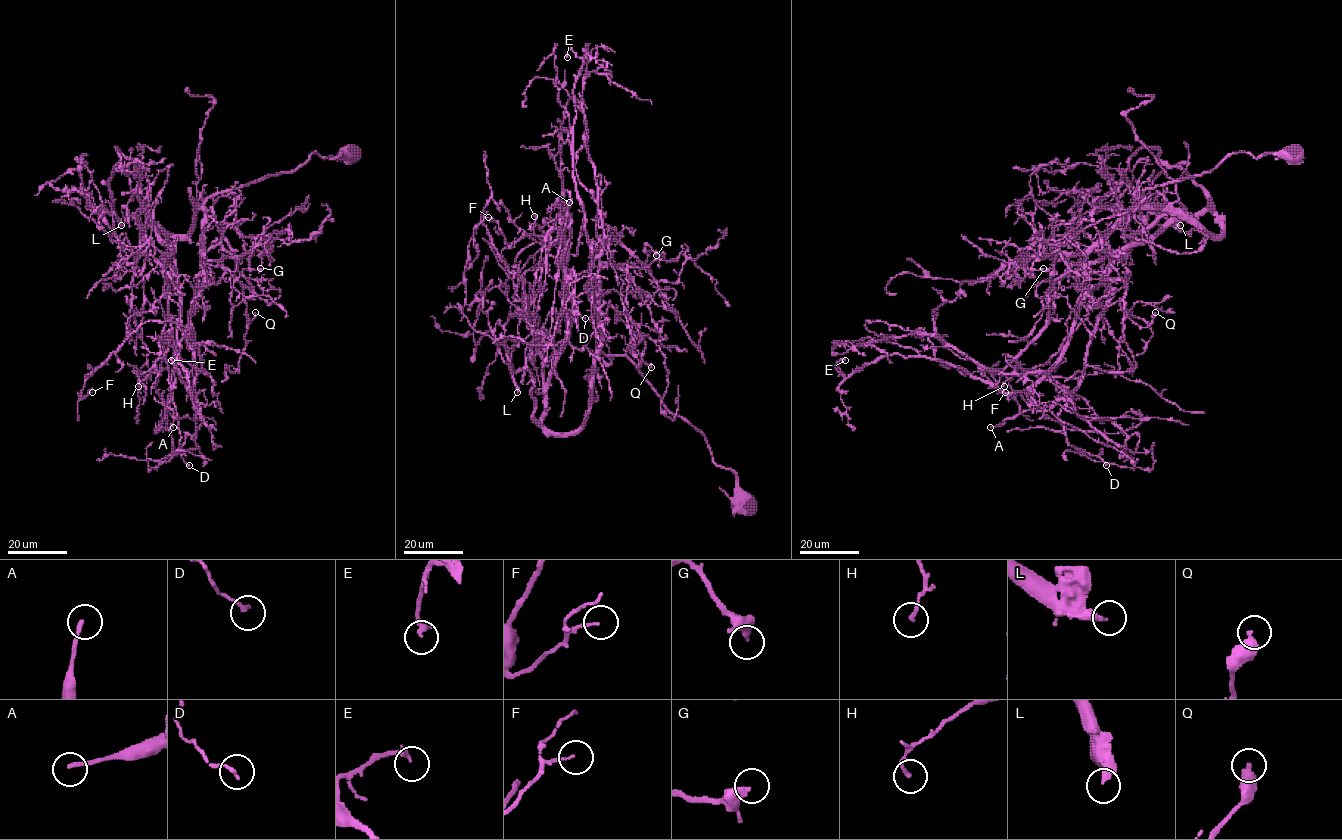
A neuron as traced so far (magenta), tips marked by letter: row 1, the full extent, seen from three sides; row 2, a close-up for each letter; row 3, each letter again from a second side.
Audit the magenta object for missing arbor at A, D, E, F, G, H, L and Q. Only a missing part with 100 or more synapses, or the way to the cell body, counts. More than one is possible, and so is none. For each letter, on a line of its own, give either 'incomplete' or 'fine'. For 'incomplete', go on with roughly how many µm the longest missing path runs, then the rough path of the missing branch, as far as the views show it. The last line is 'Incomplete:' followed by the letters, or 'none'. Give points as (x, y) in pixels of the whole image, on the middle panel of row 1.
A: fine
D: fine
E: fine
F: fine
G: fine
H: fine
L: incomplete; missing 350 µm
Q: fine
Incomplete: L

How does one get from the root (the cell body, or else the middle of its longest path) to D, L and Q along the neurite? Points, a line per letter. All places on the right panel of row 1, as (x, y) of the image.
D: (1294, 154), (1144, 191), (1221, 234), (1210, 211), (1174, 214), (1115, 259), (1058, 417), (1106, 465)
L: (1294, 154), (1234, 152), (1144, 191), (1144, 206), (1215, 236), (1207, 194), (1141, 148), (1128, 182), (1180, 225)
Q: (1294, 154), (1234, 152), (1146, 188), (1127, 211), (1093, 212), (1125, 284), (1124, 313), (1147, 327), (1155, 312)

